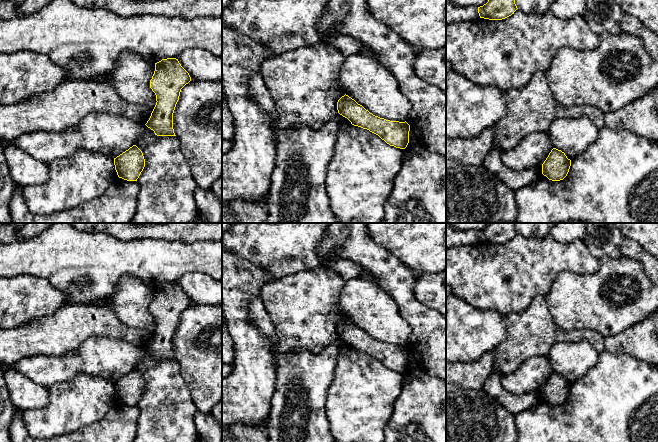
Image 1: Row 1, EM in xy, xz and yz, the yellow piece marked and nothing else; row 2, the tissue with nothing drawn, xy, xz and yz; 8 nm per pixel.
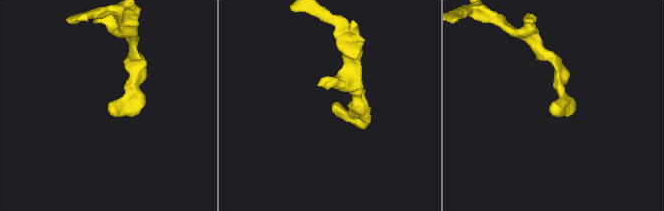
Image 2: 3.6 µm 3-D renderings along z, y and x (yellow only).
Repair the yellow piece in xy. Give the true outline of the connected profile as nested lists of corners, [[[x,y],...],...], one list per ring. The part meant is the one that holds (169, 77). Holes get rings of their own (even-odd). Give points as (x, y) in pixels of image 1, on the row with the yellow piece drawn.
[[[167,58],[155,63],[150,88],[156,95],[156,105],[145,124],[157,136],[176,136],[173,129],[173,113],[181,89],[191,81],[189,73],[178,59]]]

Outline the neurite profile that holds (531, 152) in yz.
[[[534,132],[523,138],[512,149],[502,151],[501,158],[510,169],[523,171],[538,168],[542,174],[542,164],[552,149],[547,132]]]

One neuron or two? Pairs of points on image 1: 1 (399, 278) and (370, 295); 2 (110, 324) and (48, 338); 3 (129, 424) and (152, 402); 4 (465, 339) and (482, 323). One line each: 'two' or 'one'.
1: two
2: one
3: two
4: one

